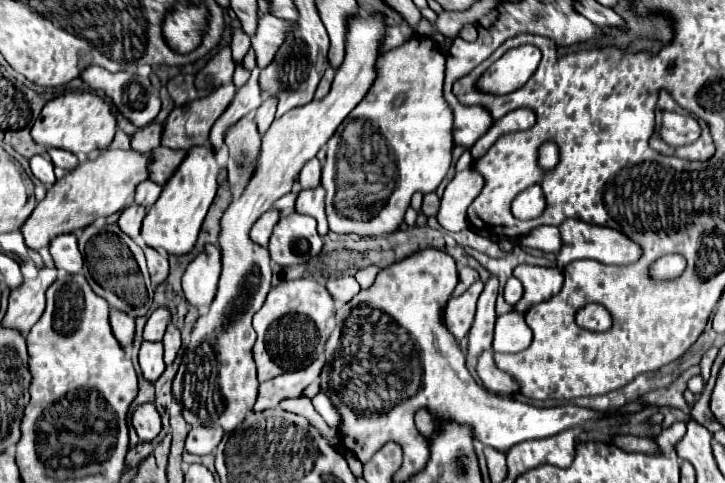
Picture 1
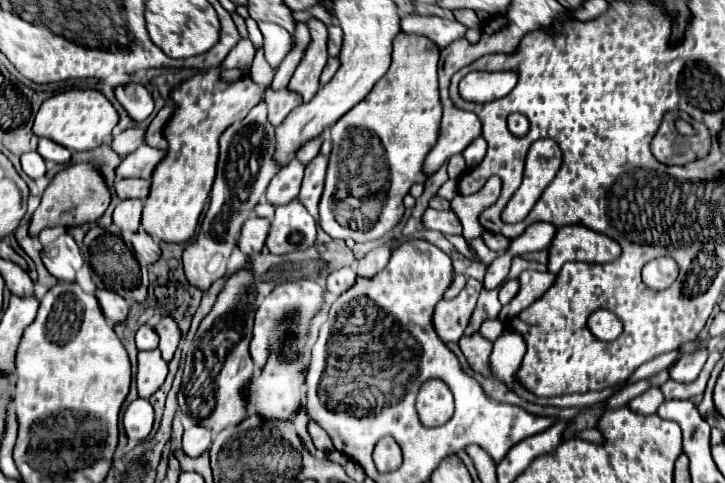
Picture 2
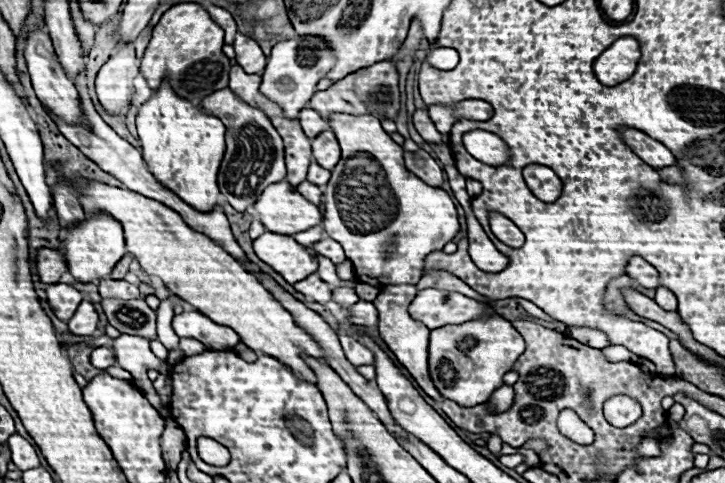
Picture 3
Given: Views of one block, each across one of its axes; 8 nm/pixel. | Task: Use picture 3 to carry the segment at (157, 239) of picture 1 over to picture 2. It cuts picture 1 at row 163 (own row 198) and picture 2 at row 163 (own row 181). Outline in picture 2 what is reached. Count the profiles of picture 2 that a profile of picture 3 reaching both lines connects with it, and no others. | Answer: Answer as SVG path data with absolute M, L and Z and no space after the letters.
M212 68L180 82L170 92L170 100L178 108L162 130L168 140L168 150L166 158L152 172L150 192L142 212L142 226L152 238L158 236L164 242L188 242L194 236L198 216L216 176L218 138L230 122L246 118L248 110L262 100L260 86L248 76L236 82L224 82L220 74L222 68Z

